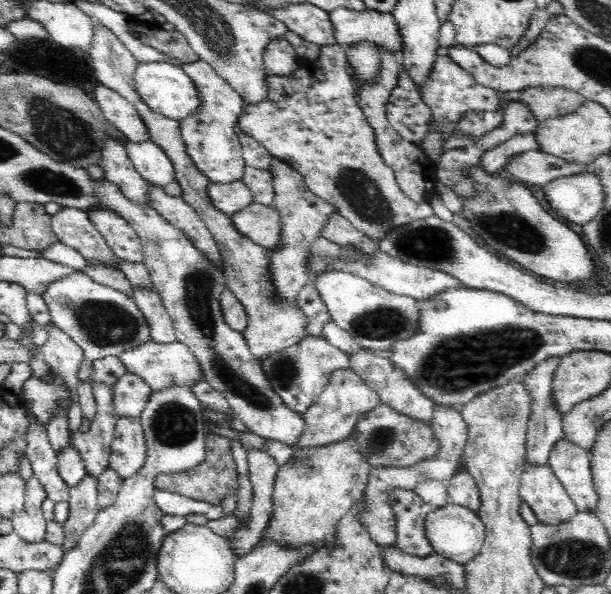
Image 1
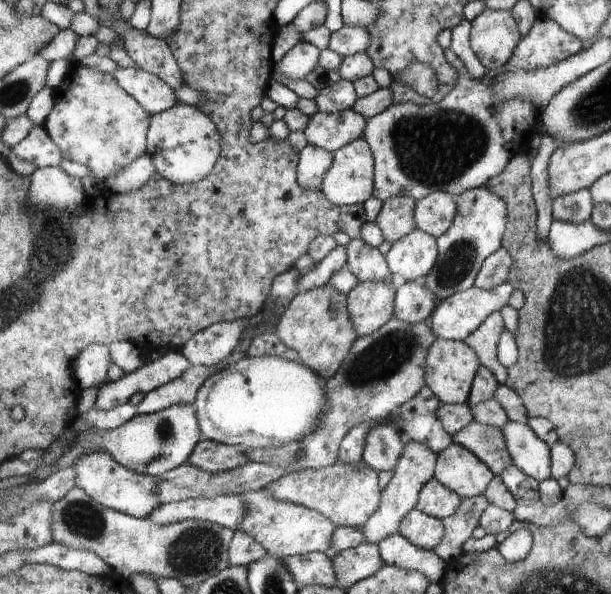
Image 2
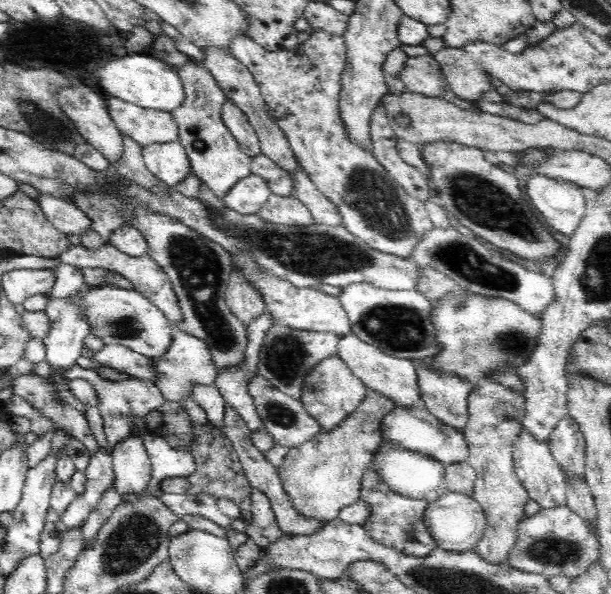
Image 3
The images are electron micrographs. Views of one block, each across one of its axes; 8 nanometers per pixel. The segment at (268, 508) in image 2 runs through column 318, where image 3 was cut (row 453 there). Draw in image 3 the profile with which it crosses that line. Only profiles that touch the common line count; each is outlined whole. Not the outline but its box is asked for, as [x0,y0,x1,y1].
[511,427,566,509]

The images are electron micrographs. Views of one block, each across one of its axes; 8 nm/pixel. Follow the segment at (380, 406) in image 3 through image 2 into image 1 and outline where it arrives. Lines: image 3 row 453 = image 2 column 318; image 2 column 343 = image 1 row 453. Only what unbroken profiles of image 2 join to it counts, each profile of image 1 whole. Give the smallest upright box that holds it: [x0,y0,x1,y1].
[263,434,373,546]

